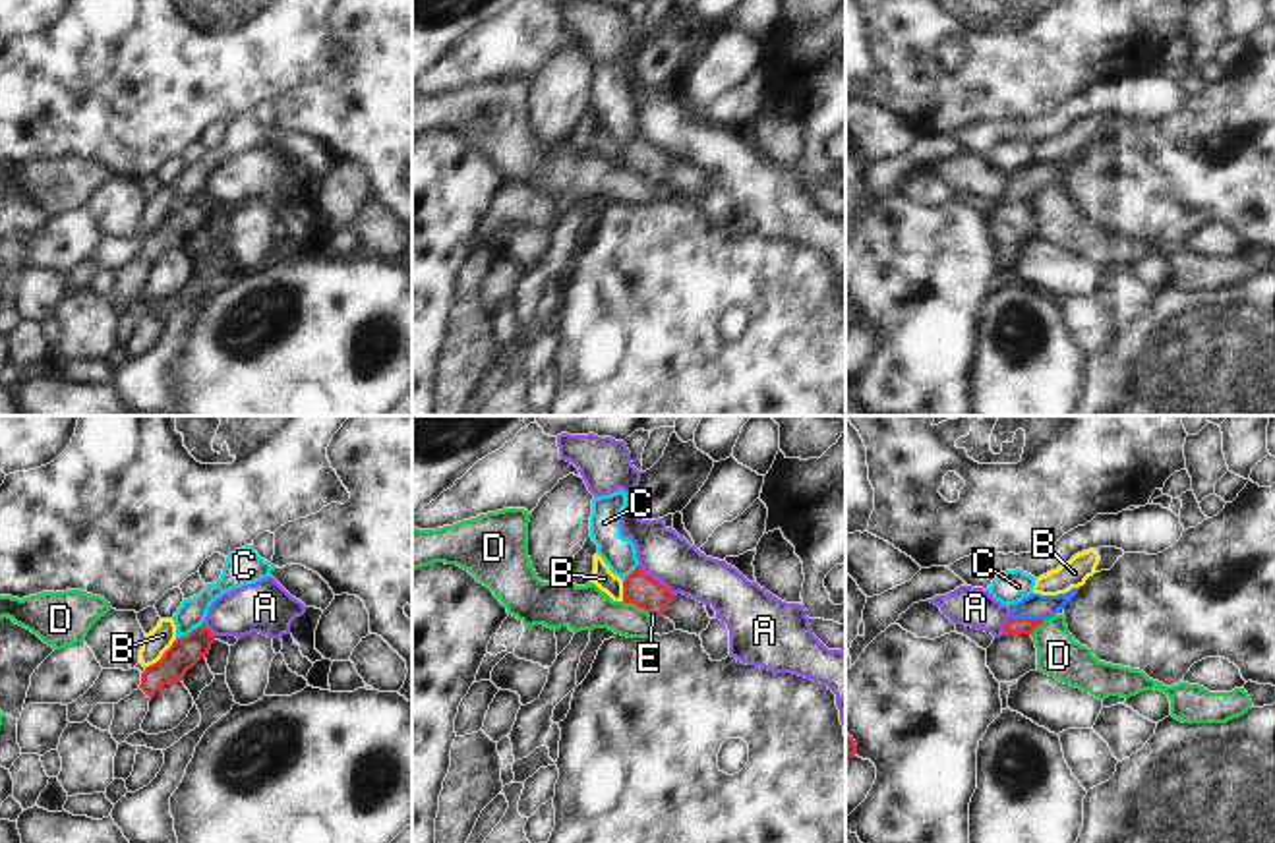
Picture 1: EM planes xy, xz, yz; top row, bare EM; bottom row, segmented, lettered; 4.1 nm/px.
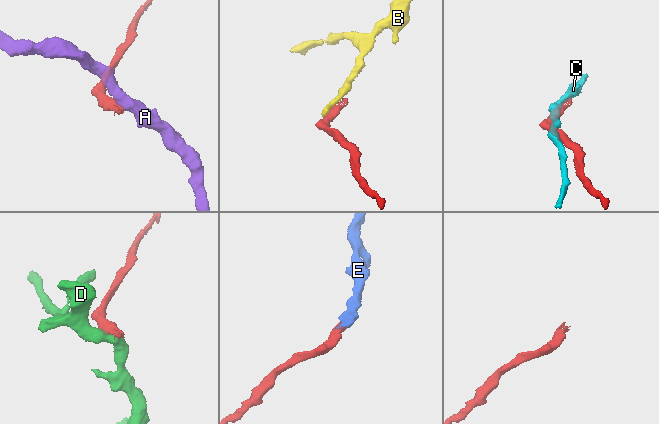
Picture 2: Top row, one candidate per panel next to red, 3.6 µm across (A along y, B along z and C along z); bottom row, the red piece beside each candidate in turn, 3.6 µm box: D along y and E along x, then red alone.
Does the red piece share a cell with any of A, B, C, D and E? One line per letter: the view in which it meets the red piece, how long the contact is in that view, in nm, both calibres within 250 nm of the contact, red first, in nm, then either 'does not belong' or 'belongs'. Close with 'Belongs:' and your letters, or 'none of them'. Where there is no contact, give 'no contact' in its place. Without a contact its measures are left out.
A: xz | 200 nm | 140/220 nm | does not belong
B: xy | 180 nm | 130/100 nm | does not belong
C: xy | 130 nm | 130/120 nm | does not belong
D: xz | 140 nm | 140/190 nm | does not belong
E: yz | 140 nm | 60/110 nm | belongs
Belongs: E

